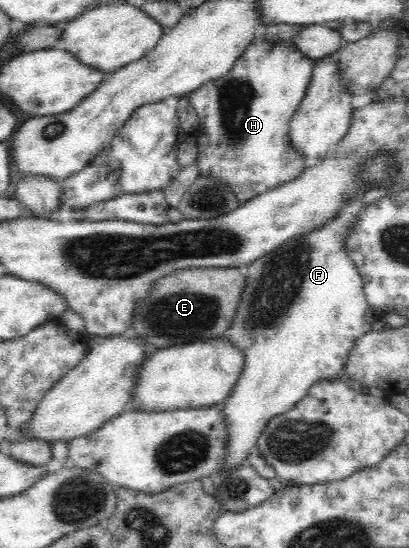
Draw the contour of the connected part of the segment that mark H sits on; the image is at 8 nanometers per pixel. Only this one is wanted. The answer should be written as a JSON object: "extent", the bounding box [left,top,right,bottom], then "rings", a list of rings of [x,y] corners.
{"extent":[187,35,315,201],"rings":[[[255,35],[255,39],[245,47],[245,51],[241,53],[240,57],[237,57],[233,67],[227,71],[227,73],[221,74],[221,77],[213,79],[213,81],[205,81],[203,85],[199,85],[197,89],[191,91],[187,97],[187,102],[193,106],[195,114],[197,114],[198,127],[195,129],[198,156],[197,164],[200,174],[217,175],[221,177],[227,184],[233,187],[233,191],[236,193],[237,199],[247,201],[268,192],[271,189],[275,189],[287,181],[291,181],[305,169],[305,161],[301,160],[301,156],[297,155],[295,148],[289,143],[289,123],[292,120],[293,114],[297,111],[300,103],[304,100],[311,83],[313,72],[315,67],[315,60],[311,57],[307,57],[301,50],[290,41],[269,41],[264,37]]]}

